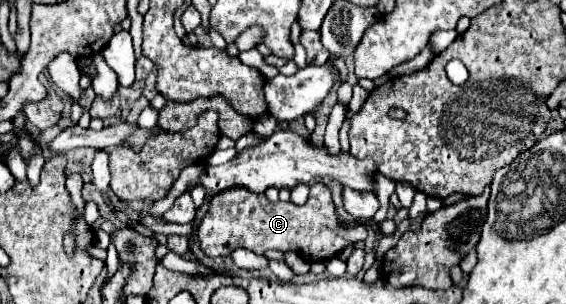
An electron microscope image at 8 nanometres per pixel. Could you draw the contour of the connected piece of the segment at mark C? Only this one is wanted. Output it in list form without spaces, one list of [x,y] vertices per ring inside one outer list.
[[[315,183],[311,187],[309,199],[301,207],[293,205],[291,201],[271,203],[263,195],[245,193],[245,189],[229,189],[211,199],[209,211],[205,213],[197,233],[203,253],[209,257],[231,255],[235,249],[245,247],[259,255],[269,249],[295,251],[307,261],[327,261],[335,257],[343,247],[367,239],[365,225],[357,225],[351,231],[339,227],[339,219],[331,201],[331,191],[323,183]]]

